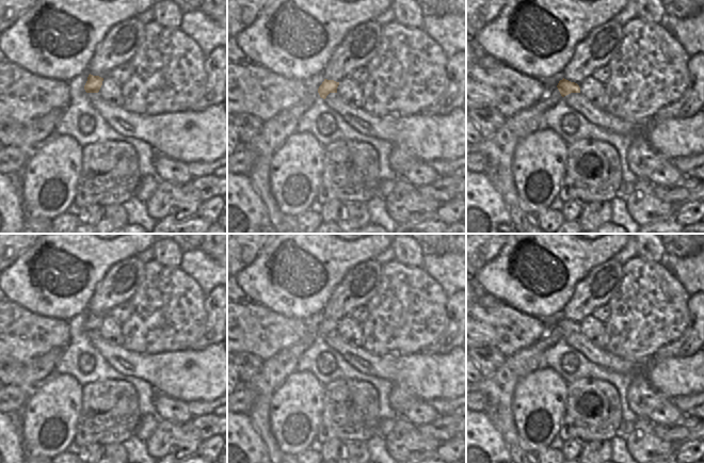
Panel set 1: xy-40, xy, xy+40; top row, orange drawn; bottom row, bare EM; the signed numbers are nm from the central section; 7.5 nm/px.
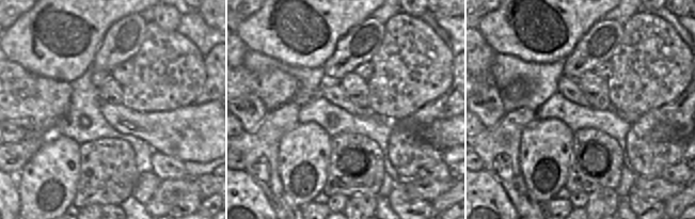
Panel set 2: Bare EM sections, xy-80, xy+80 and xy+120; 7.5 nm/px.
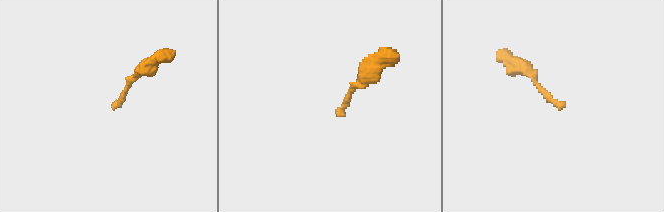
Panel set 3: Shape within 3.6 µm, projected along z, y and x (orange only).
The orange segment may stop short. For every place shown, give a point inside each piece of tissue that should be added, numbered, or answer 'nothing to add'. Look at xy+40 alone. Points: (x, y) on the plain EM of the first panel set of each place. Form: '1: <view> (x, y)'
1: xy+40 (499, 388)

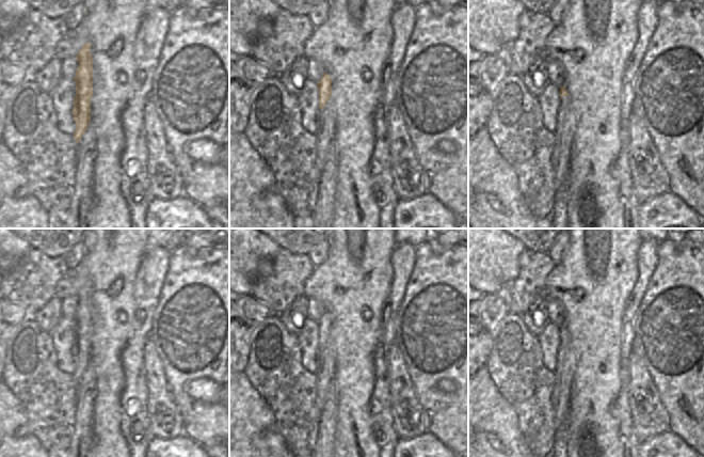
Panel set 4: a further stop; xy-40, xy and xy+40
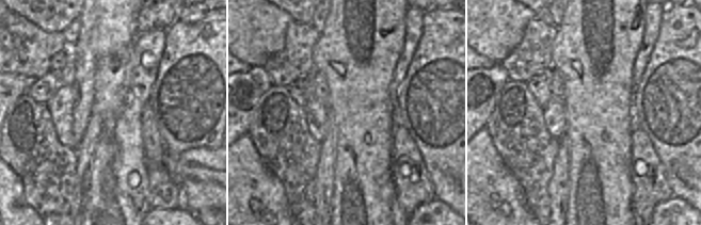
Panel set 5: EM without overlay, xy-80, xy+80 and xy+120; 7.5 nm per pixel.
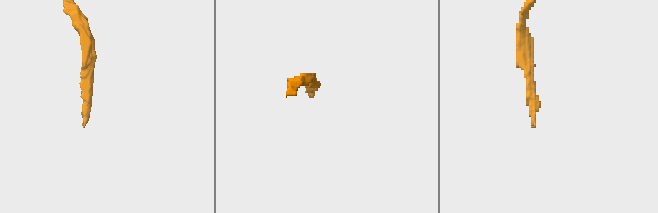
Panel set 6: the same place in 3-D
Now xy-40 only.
nothing to add

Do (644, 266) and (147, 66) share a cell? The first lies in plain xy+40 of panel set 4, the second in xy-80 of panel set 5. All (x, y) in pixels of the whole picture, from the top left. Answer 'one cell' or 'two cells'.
one cell

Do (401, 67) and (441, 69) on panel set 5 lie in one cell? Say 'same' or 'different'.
different

